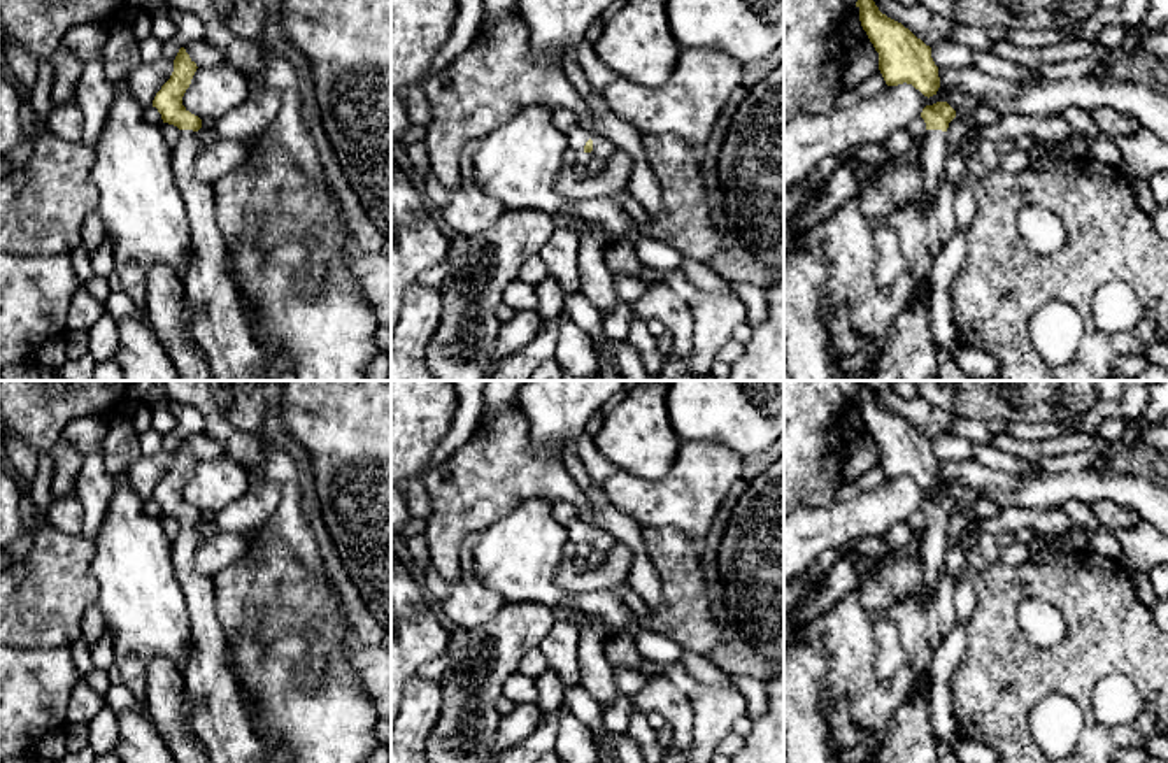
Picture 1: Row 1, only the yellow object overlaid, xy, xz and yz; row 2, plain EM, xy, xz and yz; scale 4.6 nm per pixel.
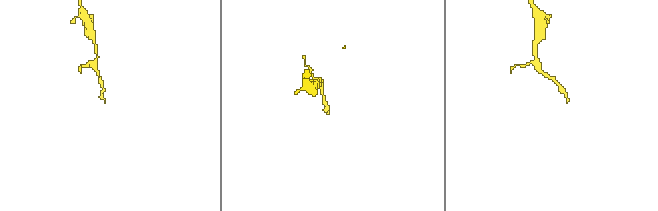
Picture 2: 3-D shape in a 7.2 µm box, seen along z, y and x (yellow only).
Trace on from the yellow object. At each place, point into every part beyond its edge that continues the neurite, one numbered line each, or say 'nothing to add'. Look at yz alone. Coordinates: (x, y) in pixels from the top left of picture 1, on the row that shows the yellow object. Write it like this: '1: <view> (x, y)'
1: yz (933, 149)

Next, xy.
1: xy (221, 330)

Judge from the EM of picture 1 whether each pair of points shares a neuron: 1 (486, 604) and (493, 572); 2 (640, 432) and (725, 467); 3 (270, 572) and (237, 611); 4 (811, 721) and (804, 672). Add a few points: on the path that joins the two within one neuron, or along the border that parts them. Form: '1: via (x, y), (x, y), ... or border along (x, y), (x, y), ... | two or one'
1: border along (472, 574), (505, 602) | two
2: border along (683, 442), (674, 465), (663, 476), (651, 479) | two
3: via (262, 581), (241, 602) | one
4: via (804, 709), (804, 684) | one

